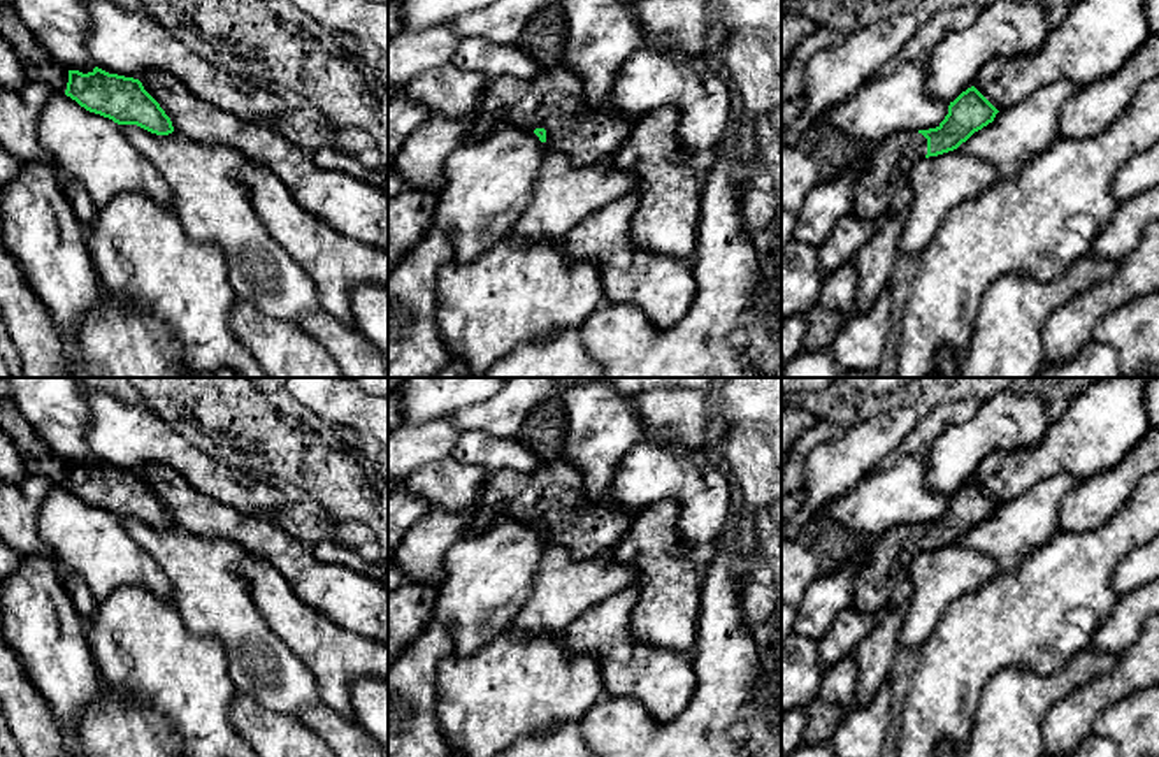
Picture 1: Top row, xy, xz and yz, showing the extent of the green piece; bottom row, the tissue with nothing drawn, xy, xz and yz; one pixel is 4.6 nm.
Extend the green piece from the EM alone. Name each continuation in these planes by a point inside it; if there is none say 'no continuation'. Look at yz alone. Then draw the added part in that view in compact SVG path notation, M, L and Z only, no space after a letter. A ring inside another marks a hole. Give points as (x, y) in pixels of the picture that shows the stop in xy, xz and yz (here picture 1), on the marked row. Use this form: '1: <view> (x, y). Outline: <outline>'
1: yz (889, 165). Outline: M917 130L896 132L876 144L857 179L852 213L859 220L876 221L890 207L894 195L908 184L913 165L925 155L927 139Z

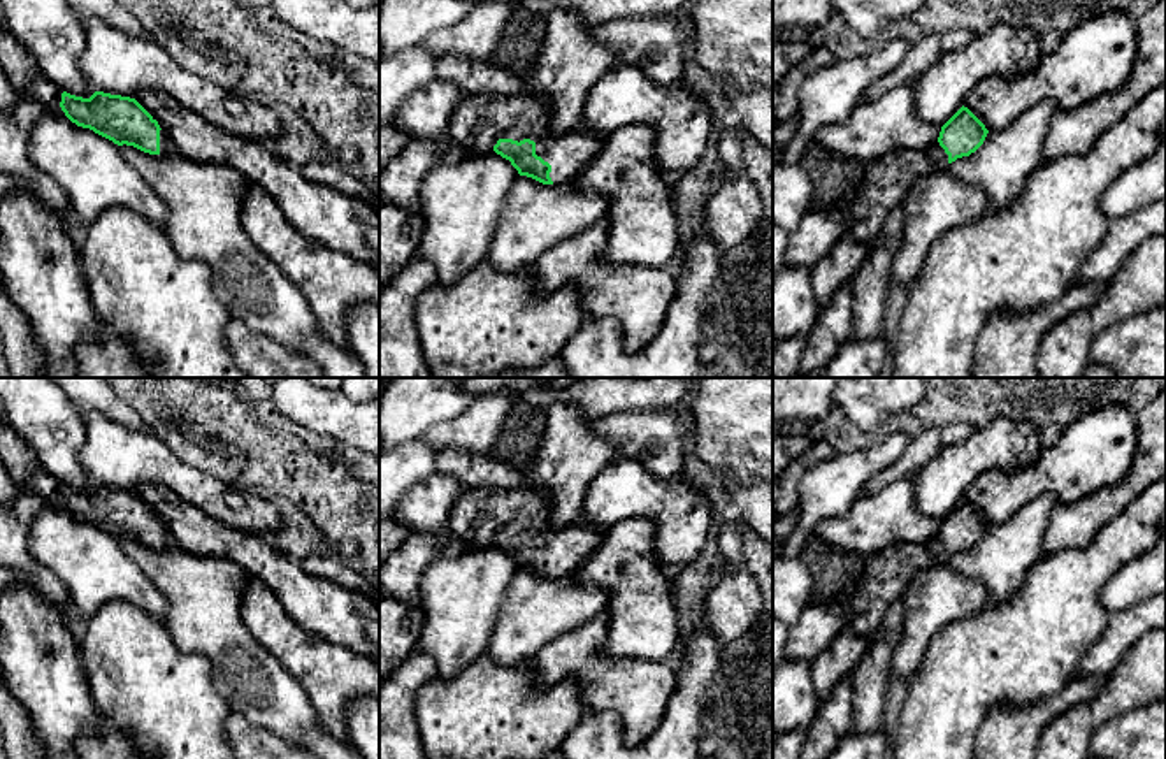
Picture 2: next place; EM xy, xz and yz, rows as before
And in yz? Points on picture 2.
1: yz (885, 183). Outline: M934 142L924 149L894 149L866 163L862 181L846 209L846 232L871 244L889 213L903 206L913 183L932 172L948 170L948 155Z

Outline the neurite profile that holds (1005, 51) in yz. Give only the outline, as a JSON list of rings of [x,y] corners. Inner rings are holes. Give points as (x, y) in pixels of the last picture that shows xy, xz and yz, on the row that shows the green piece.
[[[996,25],[964,47],[943,54],[915,83],[917,116],[943,126],[982,79],[1027,76],[1043,58],[1040,39],[1031,28]]]

